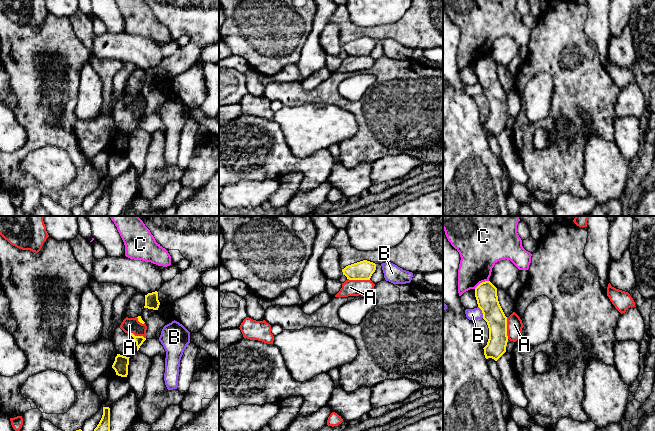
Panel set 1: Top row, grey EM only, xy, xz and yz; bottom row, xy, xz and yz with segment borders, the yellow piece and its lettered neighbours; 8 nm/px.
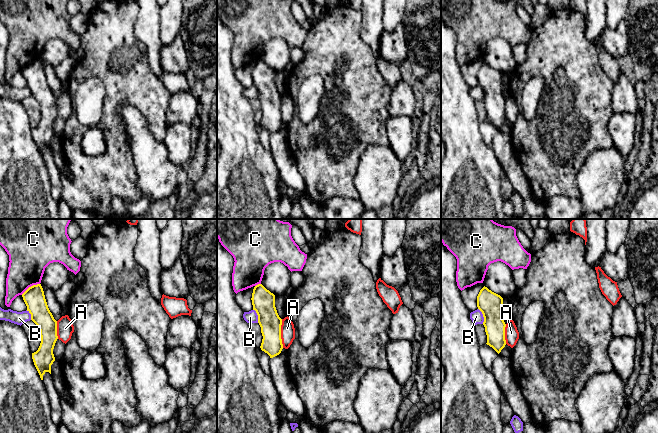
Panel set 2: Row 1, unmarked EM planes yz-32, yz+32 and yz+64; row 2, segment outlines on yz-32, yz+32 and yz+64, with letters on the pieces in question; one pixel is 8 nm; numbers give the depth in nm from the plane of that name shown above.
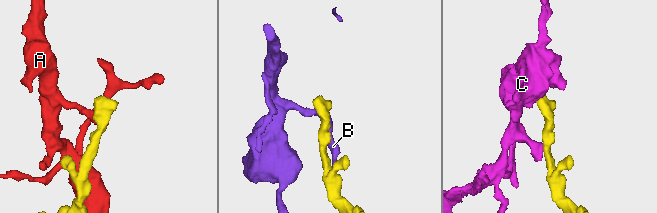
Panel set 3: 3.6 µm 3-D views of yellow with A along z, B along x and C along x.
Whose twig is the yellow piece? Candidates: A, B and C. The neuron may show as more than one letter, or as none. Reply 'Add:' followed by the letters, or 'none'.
Add: none

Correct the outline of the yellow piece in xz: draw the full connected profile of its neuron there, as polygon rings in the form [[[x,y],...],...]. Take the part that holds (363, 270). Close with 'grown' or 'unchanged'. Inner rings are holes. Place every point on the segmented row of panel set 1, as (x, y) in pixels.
[[[363,260],[346,266],[342,272],[349,280],[370,280],[375,270],[375,263]]] | unchanged

